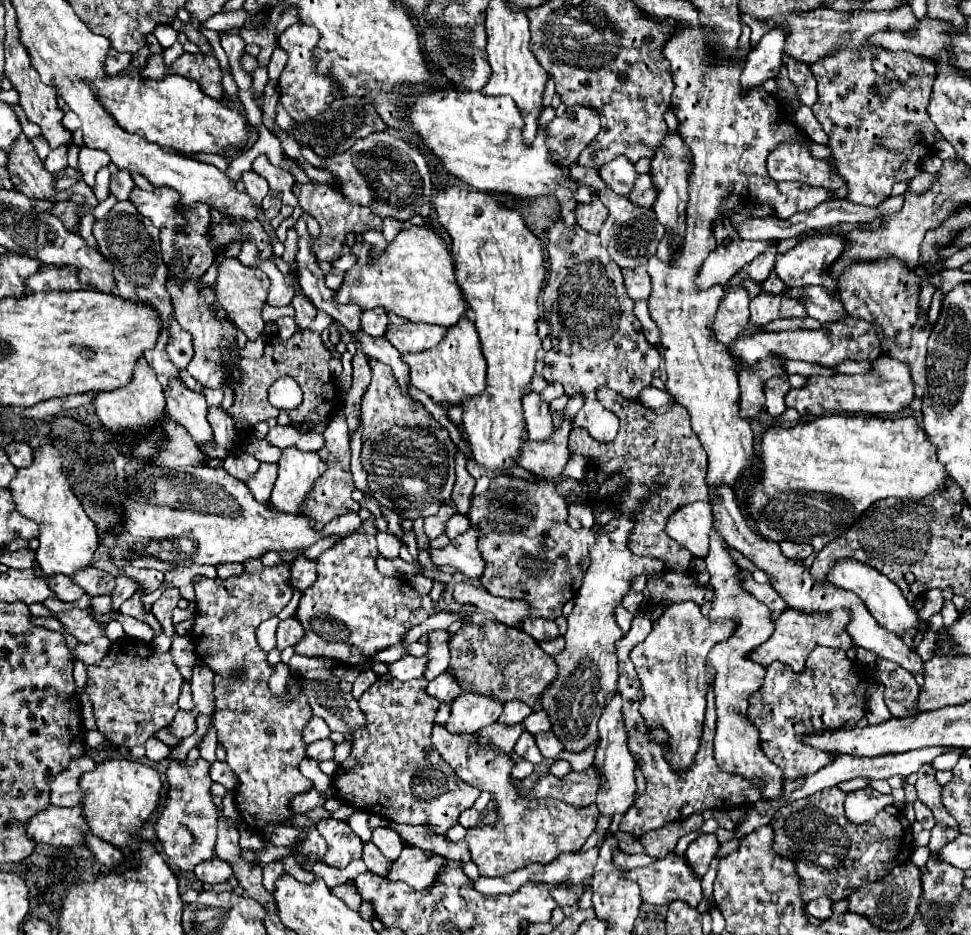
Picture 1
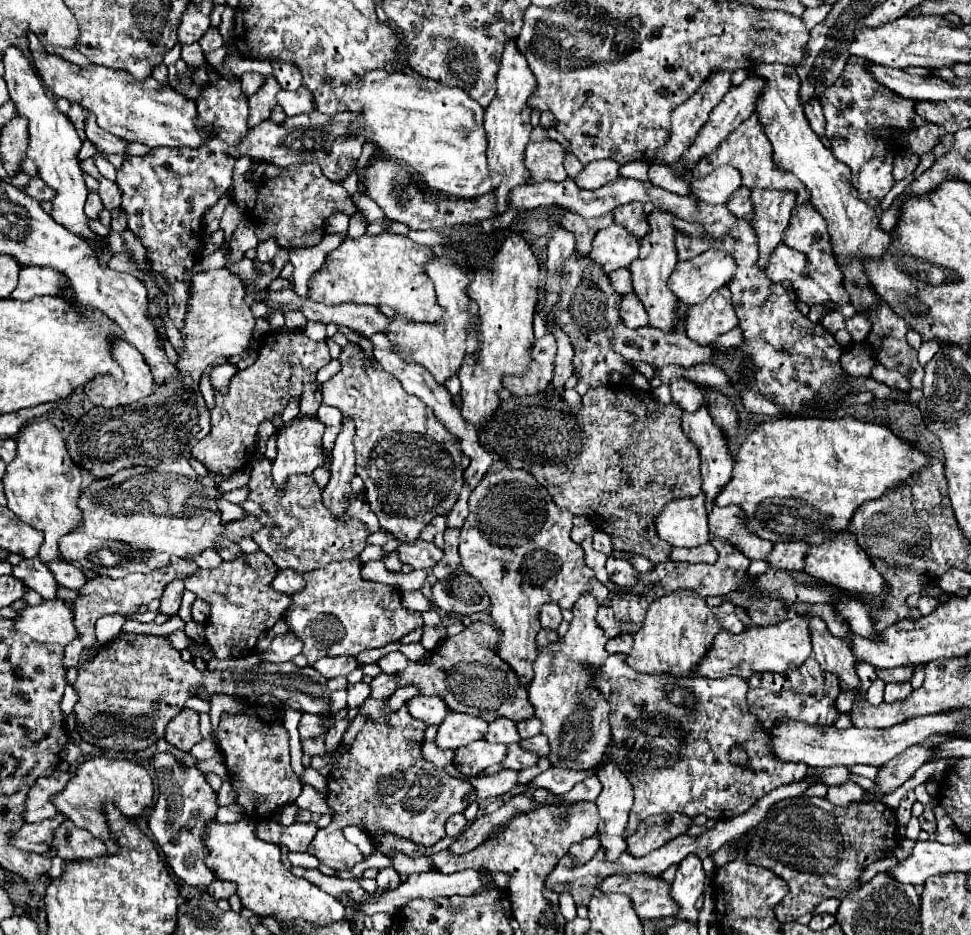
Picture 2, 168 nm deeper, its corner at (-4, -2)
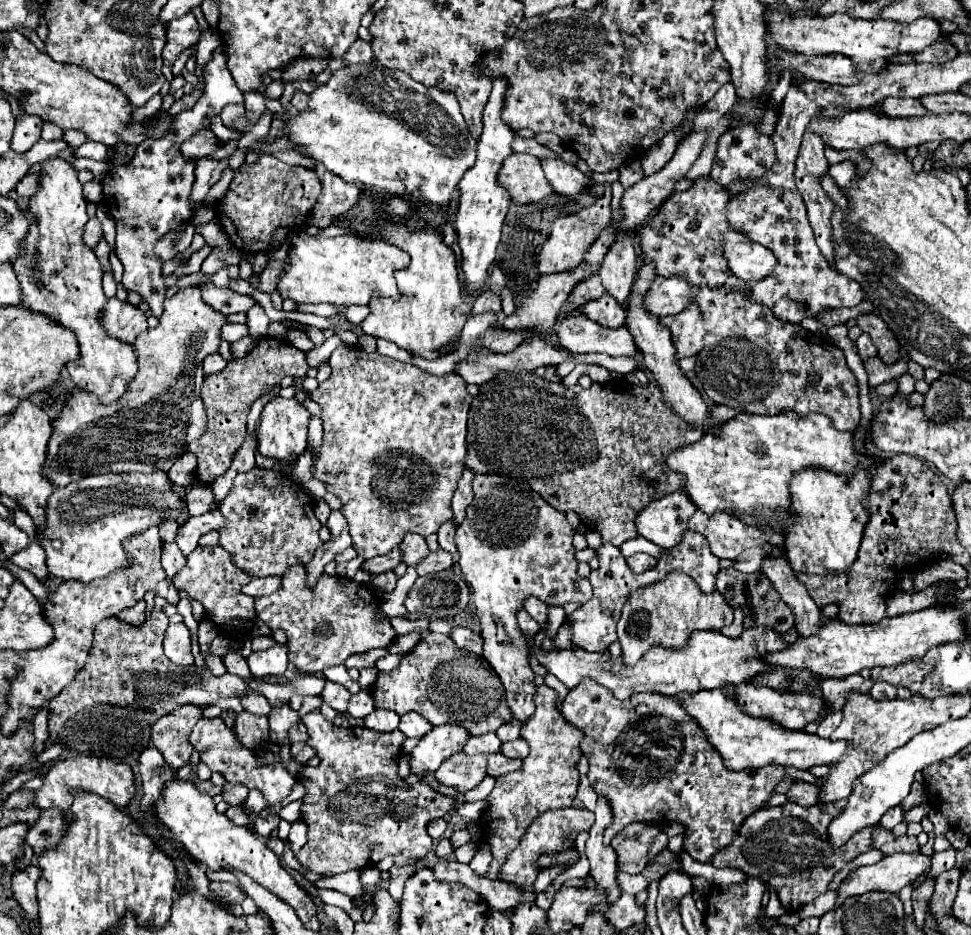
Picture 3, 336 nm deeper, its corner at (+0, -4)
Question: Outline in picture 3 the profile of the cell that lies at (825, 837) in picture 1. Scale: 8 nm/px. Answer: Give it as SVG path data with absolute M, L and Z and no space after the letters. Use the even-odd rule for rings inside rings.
M786 802L784 806L768 806L762 808L758 812L754 812L750 818L746 818L746 822L740 826L734 842L730 846L726 846L726 850L720 850L718 854L714 854L712 864L716 868L738 868L748 876L758 876L766 882L770 882L770 886L778 892L780 904L784 908L786 914L800 910L804 904L816 900L820 894L824 894L832 882L832 878L844 868L848 866L856 856L860 856L862 852L870 850L872 840L870 840L870 828L858 830L844 846L830 846L830 838L826 834L826 828L830 826L830 822L840 814L840 808L836 812L828 812L826 806L798 806L796 802Z

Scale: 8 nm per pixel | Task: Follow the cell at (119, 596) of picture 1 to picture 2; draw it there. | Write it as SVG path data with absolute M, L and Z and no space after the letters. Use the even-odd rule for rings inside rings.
M172 556L170 564L164 566L164 568L158 568L158 570L152 570L150 574L128 574L120 580L112 580L112 578L104 576L96 576L90 578L80 590L78 590L78 598L72 600L72 614L74 614L74 626L78 630L78 638L68 644L64 648L64 660L62 660L62 668L72 668L78 664L82 652L86 648L98 648L98 640L96 640L96 634L94 634L94 624L100 616L104 614L116 614L116 612L122 612L122 614L128 614L128 612L134 612L138 606L142 604L150 604L152 600L160 600L162 596L162 590L164 586L174 580L174 578L184 578L184 576L190 576L198 570L198 566L192 561L186 561L182 558Z

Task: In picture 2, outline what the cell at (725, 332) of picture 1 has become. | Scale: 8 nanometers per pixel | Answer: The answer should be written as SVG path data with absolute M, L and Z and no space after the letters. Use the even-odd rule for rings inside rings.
M728 288L712 292L702 304L688 308L686 312L686 336L700 346L708 346L716 336L732 330L738 324Z

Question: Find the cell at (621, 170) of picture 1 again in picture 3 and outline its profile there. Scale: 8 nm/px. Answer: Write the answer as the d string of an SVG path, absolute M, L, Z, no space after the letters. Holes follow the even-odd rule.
M560 158L558 160L542 160L542 166L544 166L544 174L556 194L574 196L574 194L580 194L590 184L594 184L594 180L588 174L580 172L574 164L568 164Z

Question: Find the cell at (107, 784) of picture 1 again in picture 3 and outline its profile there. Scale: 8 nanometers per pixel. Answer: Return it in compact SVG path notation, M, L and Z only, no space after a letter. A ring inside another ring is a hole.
M78 756L78 758L66 758L56 762L54 766L48 768L48 772L44 774L44 786L36 792L36 806L38 808L50 808L50 806L58 806L66 818L70 818L70 806L72 806L72 792L74 790L82 790L82 792L94 792L100 794L102 798L108 798L110 802L114 802L118 808L126 808L130 804L130 800L136 794L136 782L134 782L134 774L132 768L124 762L116 762L116 760L108 760L108 758L98 758L98 756Z

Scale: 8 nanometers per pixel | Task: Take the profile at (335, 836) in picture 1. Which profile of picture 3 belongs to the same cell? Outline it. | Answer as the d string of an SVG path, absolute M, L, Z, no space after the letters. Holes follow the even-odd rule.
M312 710L304 716L308 728L308 744L316 748L320 764L316 768L300 768L300 778L306 784L306 796L302 806L302 820L308 824L308 842L296 854L298 862L312 872L338 874L352 868L368 868L380 862L386 854L394 856L394 864L402 866L410 858L424 858L432 848L432 838L428 834L428 824L434 818L442 818L456 810L458 802L452 796L444 796L426 782L414 786L406 784L398 776L398 762L402 756L402 742L406 736L400 730L390 734L376 732L370 728L342 728L326 720L319 710Z

